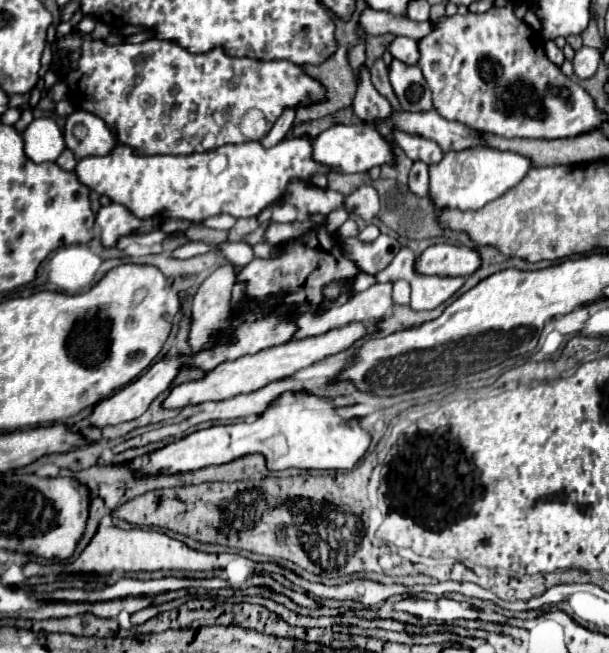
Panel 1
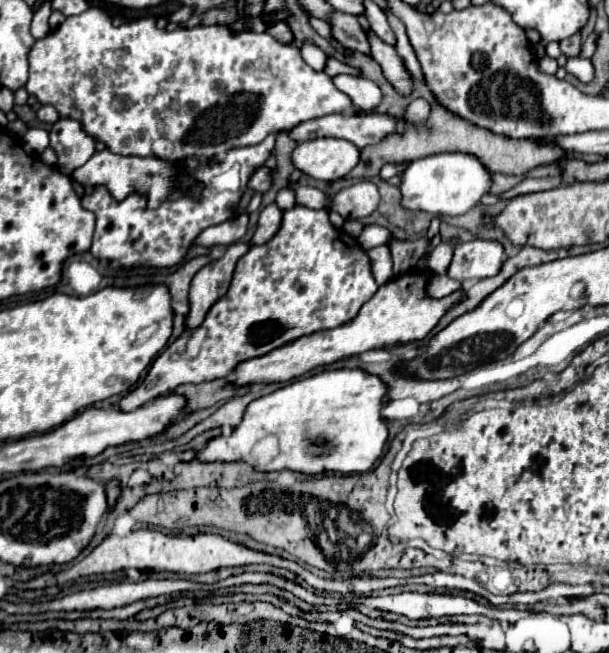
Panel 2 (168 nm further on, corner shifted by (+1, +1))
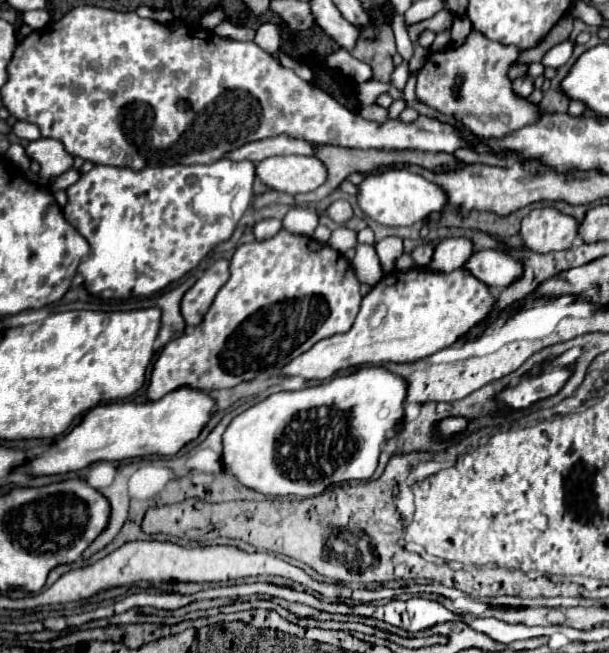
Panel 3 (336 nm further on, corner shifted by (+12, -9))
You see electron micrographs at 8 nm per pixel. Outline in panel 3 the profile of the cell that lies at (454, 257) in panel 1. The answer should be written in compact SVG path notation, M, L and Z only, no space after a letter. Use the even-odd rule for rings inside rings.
M496 249L474 253L464 267L492 289L504 289L508 283L516 281L516 275L520 275L520 261Z

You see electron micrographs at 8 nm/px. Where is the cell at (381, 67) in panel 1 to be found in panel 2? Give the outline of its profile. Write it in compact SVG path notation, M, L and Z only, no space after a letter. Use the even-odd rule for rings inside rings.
M335 13L331 27L333 27L333 35L337 37L337 41L341 41L343 45L347 45L363 55L371 55L367 33L363 31L363 27L355 15Z

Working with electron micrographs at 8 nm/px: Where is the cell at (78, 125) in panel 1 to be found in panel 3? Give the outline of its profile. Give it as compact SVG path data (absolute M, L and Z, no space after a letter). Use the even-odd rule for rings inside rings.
M38 139L26 145L26 155L40 165L40 179L48 183L52 177L72 169L72 155L66 153L64 145L56 139Z

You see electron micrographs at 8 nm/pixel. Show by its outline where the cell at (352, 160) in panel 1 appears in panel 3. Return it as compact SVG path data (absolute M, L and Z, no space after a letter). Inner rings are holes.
M282 155L268 157L256 167L256 177L270 189L288 195L308 193L326 181L326 167L316 157L304 155Z

